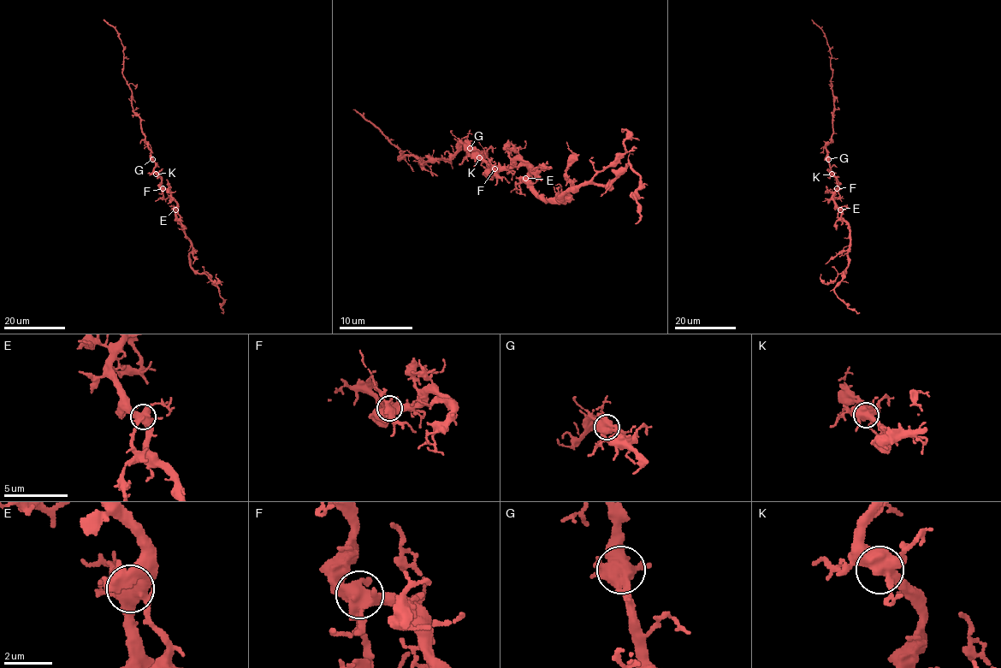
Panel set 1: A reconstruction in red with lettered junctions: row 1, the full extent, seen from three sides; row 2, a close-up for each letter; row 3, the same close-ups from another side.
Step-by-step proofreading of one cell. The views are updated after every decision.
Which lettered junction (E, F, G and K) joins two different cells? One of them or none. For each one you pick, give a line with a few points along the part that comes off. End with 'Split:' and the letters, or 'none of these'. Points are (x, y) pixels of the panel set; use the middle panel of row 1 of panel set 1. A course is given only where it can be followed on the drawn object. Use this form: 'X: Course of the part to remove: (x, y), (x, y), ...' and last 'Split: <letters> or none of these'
Split: none of these

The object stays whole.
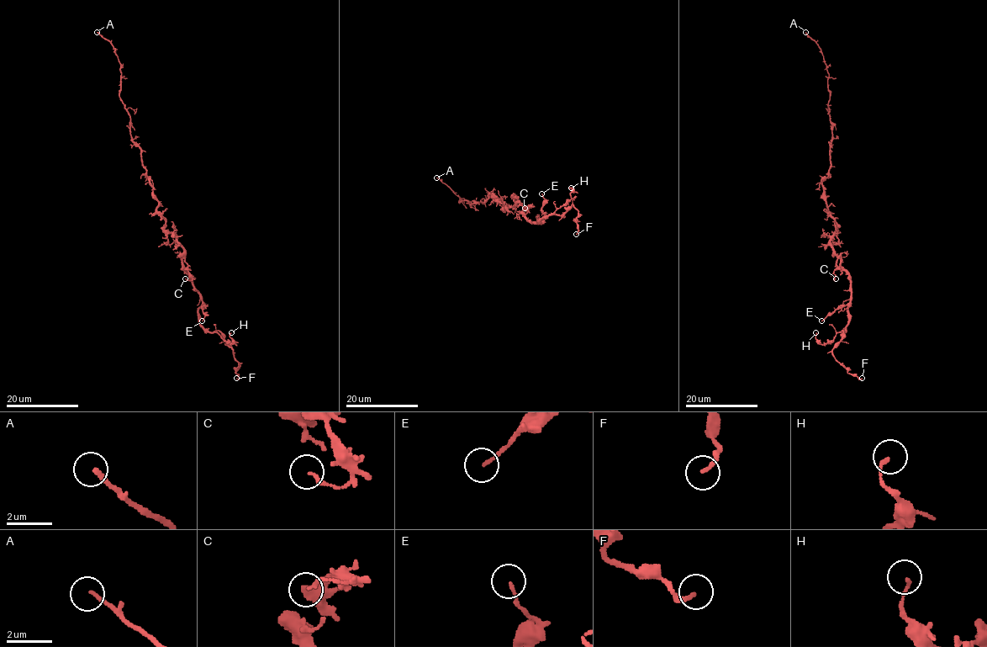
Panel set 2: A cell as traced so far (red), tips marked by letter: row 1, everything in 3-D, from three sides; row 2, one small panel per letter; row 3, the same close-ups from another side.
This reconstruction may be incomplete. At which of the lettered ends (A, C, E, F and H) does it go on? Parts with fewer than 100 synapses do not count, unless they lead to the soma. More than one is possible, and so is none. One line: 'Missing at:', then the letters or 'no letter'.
Missing at: A

